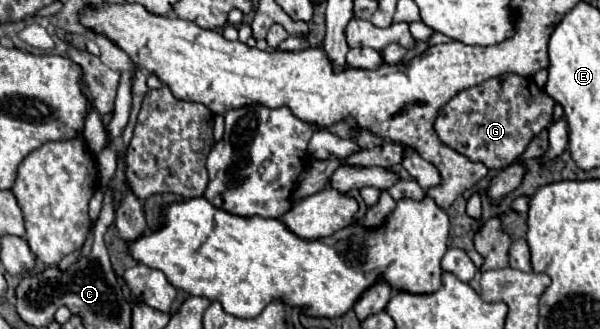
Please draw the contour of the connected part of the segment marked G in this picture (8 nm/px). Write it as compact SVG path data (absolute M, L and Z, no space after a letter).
M505 73L493 79L487 79L485 83L465 89L457 93L447 105L439 109L439 115L433 123L433 129L447 147L455 149L457 153L463 153L469 161L479 161L487 165L487 169L505 169L507 165L515 163L531 139L539 135L541 131L549 129L553 125L553 109L555 109L555 99L549 97L541 87L535 85L533 77L523 77L515 73Z

